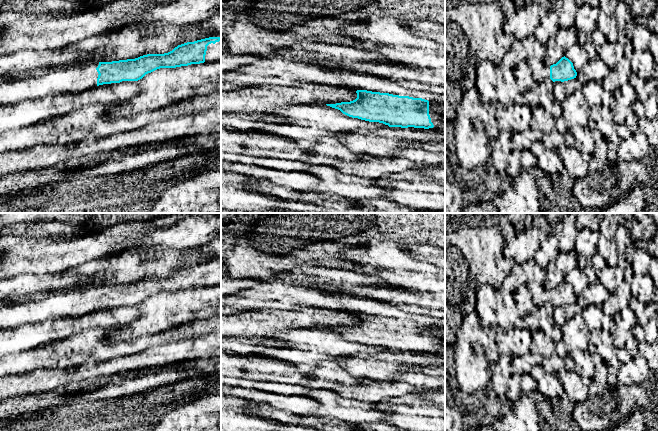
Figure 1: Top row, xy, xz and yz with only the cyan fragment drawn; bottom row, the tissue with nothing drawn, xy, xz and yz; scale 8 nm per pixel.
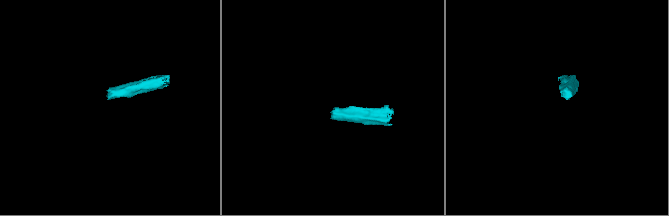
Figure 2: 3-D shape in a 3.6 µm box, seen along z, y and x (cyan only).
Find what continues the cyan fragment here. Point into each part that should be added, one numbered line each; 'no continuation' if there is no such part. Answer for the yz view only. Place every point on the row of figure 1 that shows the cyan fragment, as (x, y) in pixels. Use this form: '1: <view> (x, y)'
no continuation

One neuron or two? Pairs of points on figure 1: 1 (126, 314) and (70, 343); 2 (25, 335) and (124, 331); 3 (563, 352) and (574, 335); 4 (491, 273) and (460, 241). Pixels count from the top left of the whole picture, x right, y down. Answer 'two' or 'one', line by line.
1: two
2: two
3: one
4: one

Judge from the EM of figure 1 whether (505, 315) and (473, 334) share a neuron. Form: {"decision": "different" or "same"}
{"decision": "different"}

